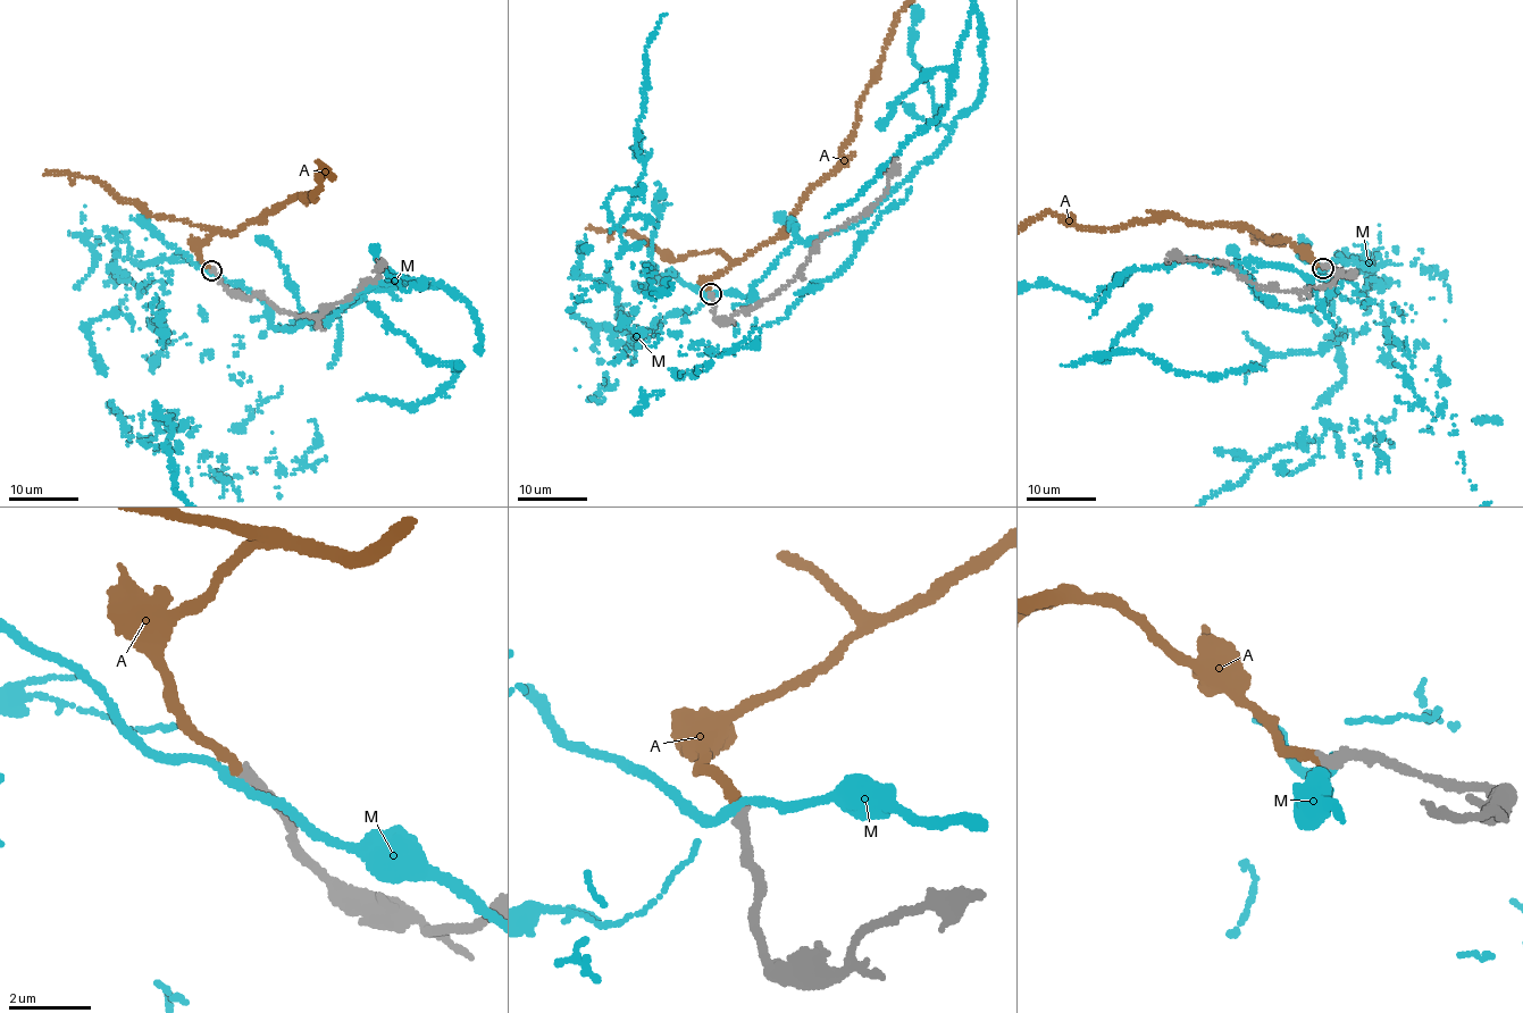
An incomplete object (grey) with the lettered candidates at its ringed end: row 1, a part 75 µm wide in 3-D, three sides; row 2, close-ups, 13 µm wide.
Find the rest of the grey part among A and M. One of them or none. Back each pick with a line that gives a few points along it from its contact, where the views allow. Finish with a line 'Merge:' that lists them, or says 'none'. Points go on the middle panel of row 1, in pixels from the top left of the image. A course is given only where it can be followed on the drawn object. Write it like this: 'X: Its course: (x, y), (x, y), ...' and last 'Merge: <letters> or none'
A: Its course: (712, 294), (705, 282), (770, 242), (801, 199), (836, 168), (897, 15)
Merge: A

